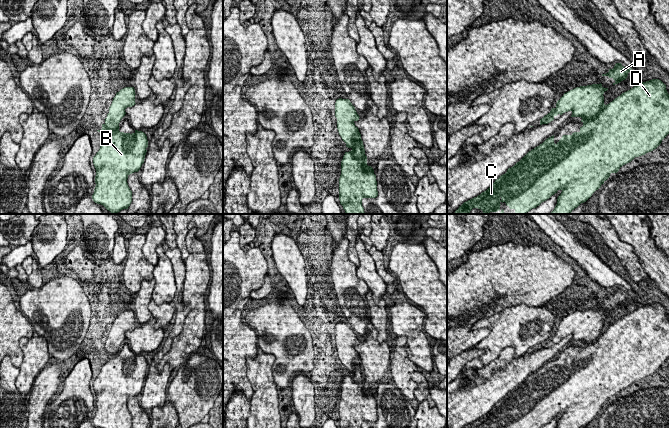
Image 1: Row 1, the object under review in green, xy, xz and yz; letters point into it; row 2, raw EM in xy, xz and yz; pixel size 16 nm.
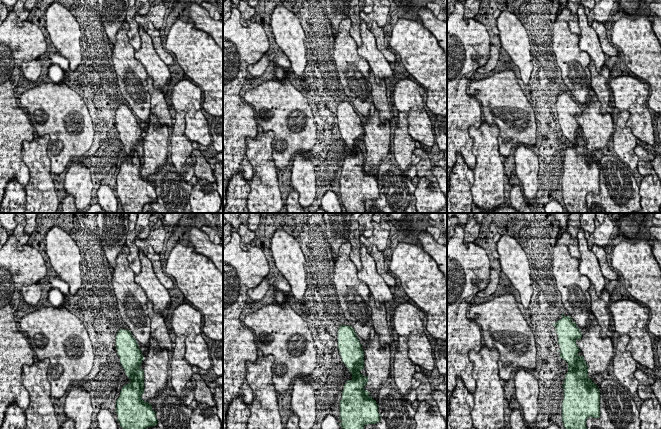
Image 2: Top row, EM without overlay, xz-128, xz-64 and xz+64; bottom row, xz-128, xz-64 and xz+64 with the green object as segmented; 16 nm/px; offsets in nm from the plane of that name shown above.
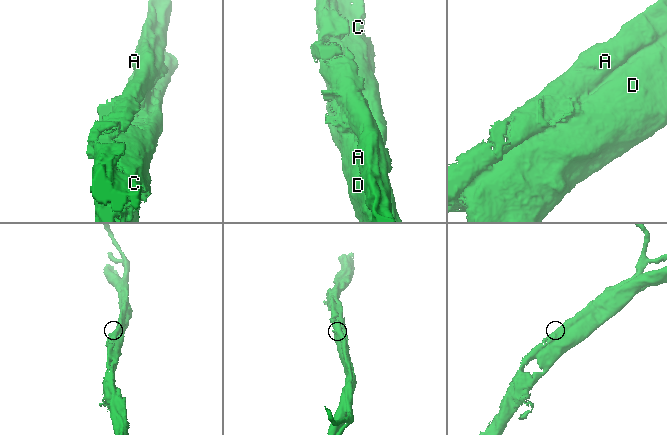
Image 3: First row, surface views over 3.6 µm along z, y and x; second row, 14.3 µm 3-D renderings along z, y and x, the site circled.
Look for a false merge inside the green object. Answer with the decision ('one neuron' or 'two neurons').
two neurons

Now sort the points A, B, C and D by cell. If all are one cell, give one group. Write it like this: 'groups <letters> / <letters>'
groups A / B C D

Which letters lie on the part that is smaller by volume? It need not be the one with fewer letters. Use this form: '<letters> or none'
A

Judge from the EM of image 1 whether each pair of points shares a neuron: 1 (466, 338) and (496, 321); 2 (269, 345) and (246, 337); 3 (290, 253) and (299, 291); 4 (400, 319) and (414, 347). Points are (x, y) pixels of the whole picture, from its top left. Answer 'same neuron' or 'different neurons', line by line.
1: different neurons
2: different neurons
3: same neuron
4: same neuron

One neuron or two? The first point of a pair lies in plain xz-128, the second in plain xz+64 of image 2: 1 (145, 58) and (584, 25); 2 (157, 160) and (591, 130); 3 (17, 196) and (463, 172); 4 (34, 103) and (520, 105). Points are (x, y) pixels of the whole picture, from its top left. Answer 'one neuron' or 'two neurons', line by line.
1: one neuron
2: one neuron
3: one neuron
4: one neuron

